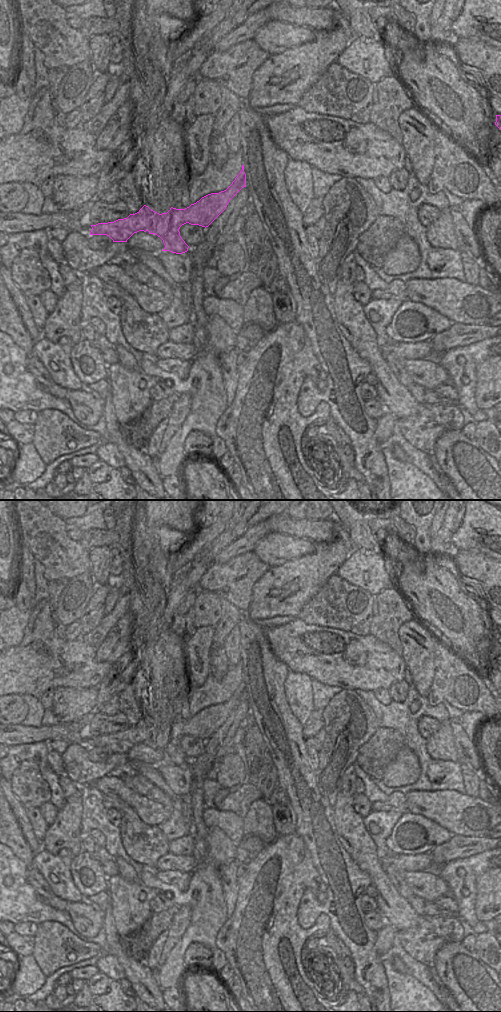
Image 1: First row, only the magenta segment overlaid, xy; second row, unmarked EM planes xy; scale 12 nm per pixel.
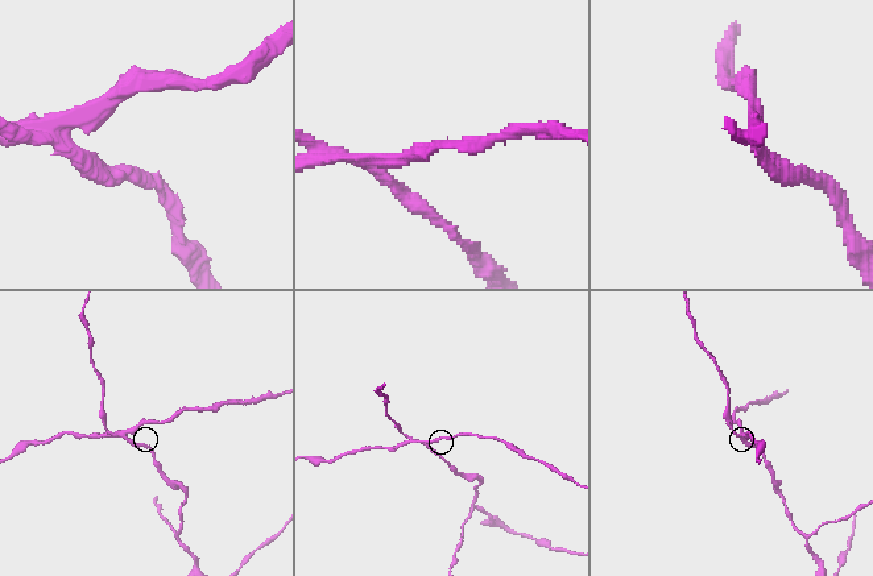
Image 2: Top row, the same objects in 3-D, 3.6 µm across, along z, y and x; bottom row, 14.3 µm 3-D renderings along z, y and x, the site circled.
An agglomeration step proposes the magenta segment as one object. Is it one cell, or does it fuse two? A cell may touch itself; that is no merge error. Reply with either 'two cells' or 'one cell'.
two cells

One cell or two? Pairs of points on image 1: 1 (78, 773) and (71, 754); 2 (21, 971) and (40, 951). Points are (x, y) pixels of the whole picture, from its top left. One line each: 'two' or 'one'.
1: one
2: two

